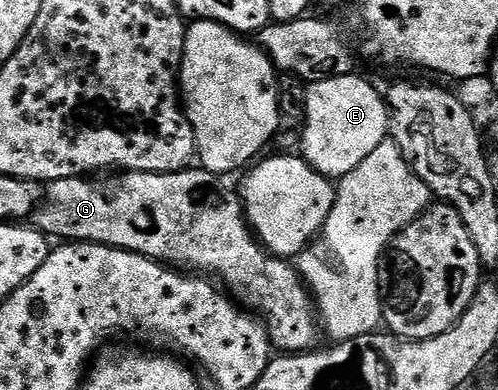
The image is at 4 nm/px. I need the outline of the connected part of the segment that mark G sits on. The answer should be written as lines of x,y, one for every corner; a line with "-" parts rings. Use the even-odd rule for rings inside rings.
191,168
189,170
181,170
180,172
172,172
171,174
157,174
156,172
132,170
123,173
121,176
106,176
103,178
106,178
103,182
94,182
98,180
87,180
85,177
79,176
77,178
61,178
60,180
49,183
44,190
42,205
39,206
32,215
32,225
34,229
42,231
43,234
54,240
99,242
105,246
115,246
121,250
131,250
137,254
143,254
149,258
154,258
157,262
165,262
175,268
181,268
186,272
201,272
206,276
215,276
214,274
218,274
219,279
217,278
217,281
221,283
245,309
260,316
262,321
265,322
266,331
270,334
270,341
275,351
285,352
286,354
305,354
313,351
315,347
317,347
314,345
318,342
320,322
316,317
316,303
304,281
303,275
301,273
297,274
297,272
290,267
293,265
291,265
287,259
280,258
278,255
270,253
270,251
258,241
254,231
250,229
250,223
246,221
246,212
241,197
239,197
235,191
233,194
233,192
222,183
225,181
223,181
219,175
209,174
206,170
201,168

